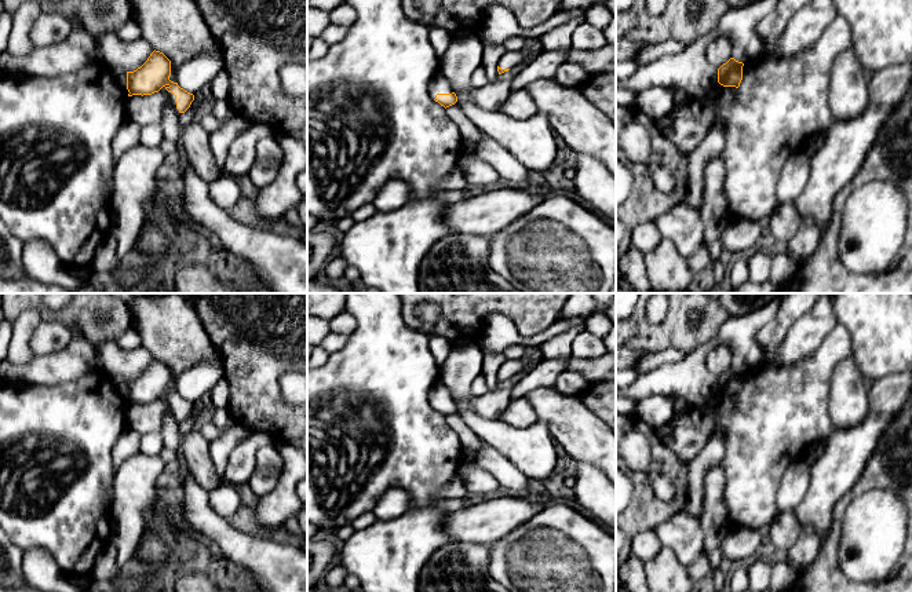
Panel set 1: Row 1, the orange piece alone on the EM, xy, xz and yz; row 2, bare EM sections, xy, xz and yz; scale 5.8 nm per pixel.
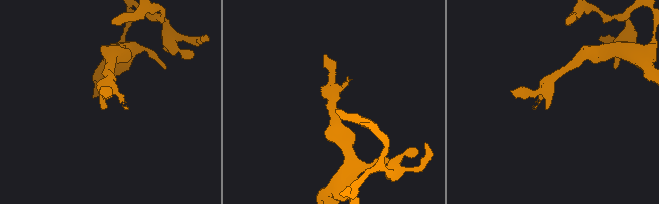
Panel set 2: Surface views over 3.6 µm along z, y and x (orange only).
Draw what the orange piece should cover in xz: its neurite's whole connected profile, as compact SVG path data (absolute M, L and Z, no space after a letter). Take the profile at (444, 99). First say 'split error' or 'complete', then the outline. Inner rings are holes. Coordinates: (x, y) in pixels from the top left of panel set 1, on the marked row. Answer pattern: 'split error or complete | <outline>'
split error | M439 72L430 81L428 92L430 92L430 96L445 109L457 102L457 96L453 92L453 88L449 80L444 77Z

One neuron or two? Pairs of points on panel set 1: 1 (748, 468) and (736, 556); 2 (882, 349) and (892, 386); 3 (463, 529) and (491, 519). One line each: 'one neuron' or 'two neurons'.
1: two neurons
2: two neurons
3: one neuron

